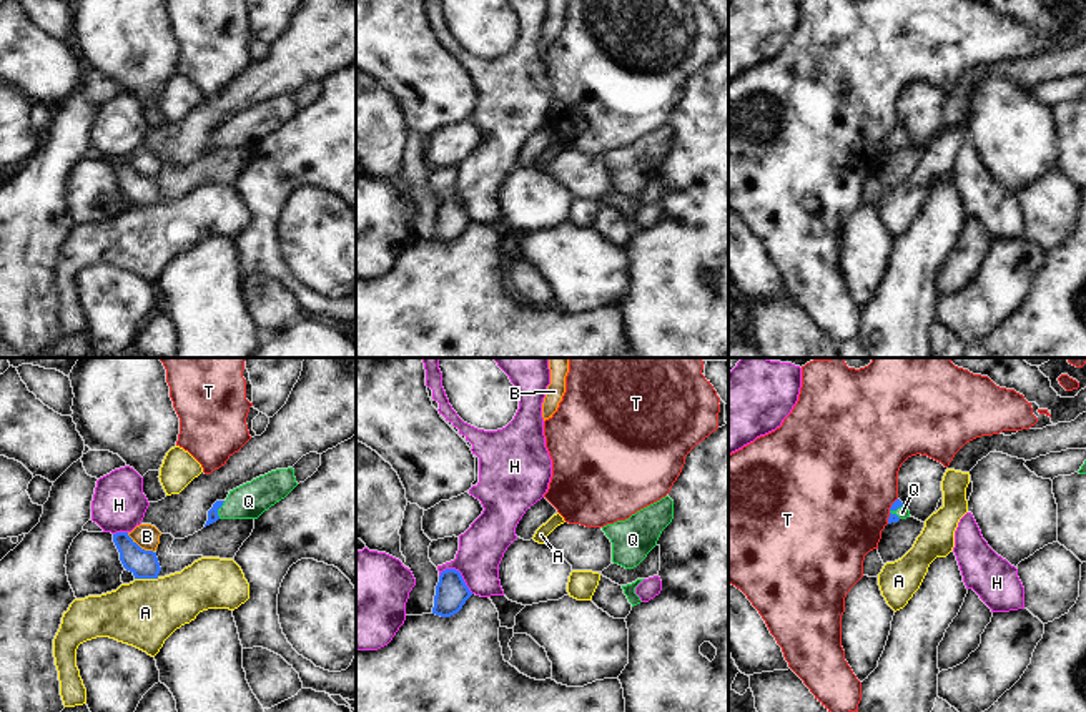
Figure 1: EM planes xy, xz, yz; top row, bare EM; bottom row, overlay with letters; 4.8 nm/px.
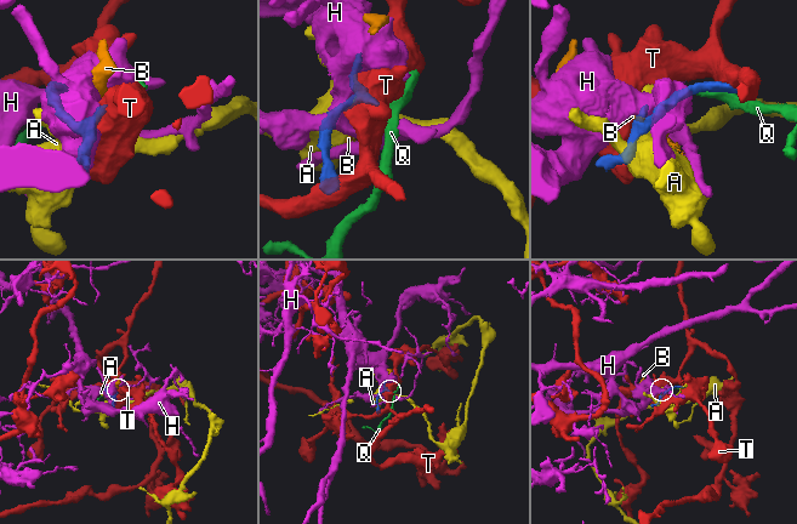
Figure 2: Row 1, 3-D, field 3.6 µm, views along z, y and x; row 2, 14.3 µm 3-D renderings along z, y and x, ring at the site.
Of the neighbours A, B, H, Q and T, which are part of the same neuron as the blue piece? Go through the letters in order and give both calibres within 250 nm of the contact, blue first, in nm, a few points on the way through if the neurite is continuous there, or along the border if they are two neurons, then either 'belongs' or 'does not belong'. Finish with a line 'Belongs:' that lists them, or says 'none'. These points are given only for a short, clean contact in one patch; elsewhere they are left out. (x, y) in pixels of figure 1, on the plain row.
A: 140/320 nm | does not belong
B: 140/120 nm | along xy (127, 160), (142, 175), (153, 180) | does not belong
H: 160/220 nm | does not belong
Q: 50/170 nm | across xy (213, 143), (218, 135), (235, 135), (248, 128) | belongs
T: 40/500 nm | does not belong
Belongs: Q

